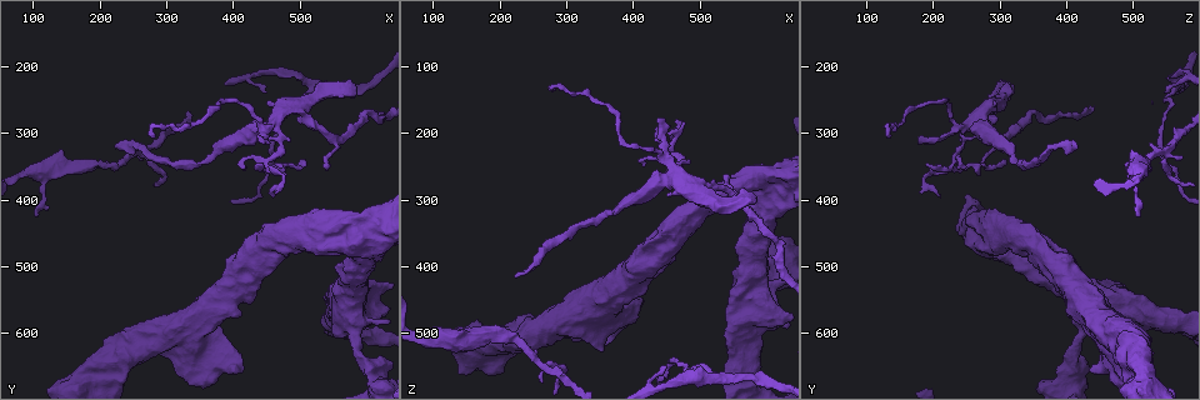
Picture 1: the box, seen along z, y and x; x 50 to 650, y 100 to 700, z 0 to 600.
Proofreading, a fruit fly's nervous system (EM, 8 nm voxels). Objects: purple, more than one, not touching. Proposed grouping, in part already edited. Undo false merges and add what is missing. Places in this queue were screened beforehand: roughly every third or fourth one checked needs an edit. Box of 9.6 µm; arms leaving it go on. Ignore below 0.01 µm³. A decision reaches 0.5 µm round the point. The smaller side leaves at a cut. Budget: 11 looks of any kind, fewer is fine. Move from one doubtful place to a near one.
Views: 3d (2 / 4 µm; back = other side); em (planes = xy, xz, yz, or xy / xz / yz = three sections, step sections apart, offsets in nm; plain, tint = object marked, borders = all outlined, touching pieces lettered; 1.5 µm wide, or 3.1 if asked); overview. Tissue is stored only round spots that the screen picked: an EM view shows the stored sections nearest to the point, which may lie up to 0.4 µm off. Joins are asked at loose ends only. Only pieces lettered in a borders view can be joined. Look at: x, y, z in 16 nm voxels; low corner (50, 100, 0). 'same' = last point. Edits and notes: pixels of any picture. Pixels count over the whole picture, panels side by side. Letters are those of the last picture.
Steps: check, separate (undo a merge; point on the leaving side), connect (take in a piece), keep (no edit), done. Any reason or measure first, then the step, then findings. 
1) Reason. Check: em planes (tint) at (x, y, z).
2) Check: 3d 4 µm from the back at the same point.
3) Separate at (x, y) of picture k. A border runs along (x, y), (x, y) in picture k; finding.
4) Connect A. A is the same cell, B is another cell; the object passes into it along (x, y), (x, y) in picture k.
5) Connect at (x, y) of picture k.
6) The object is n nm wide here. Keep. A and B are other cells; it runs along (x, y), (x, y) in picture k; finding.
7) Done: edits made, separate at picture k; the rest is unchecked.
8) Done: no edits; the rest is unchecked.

Thick turns thin. Check: em xy step 4 (tint) at (135, 345, 510).

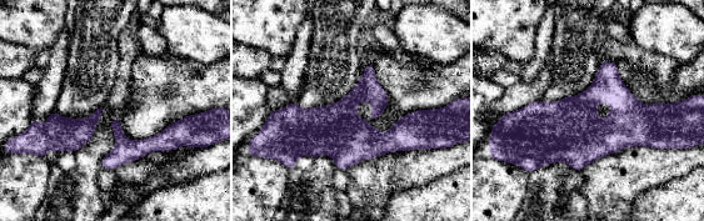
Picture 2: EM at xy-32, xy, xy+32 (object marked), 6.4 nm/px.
Another direction. Check: em planes (tint) at the same point.

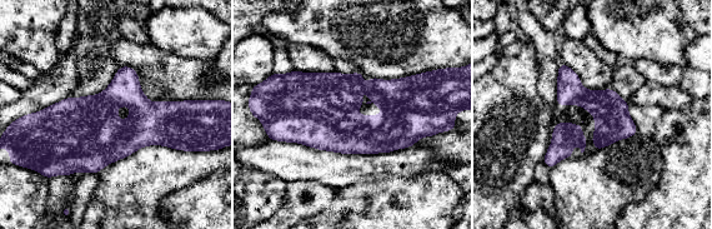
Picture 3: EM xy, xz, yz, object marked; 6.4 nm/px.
See the neighbours. Check: em planes (borders) at the same point.

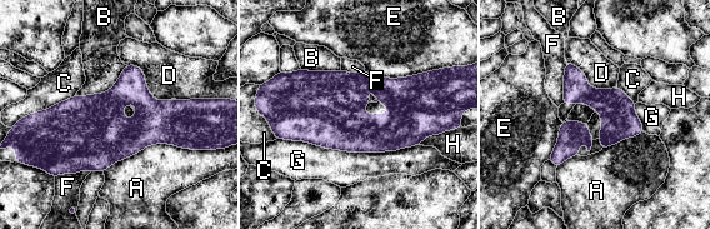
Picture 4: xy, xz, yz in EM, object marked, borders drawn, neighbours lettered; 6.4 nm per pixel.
The longest contact is with G, 900 nm. Keep. A, B, C, D, E, F, G and H are other cells; a border runs along (126, 64), (170, 100) in picture 4; all the same neuron.

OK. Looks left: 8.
End of a long branch. Check: em planes (tint) at (220, 320, 415).

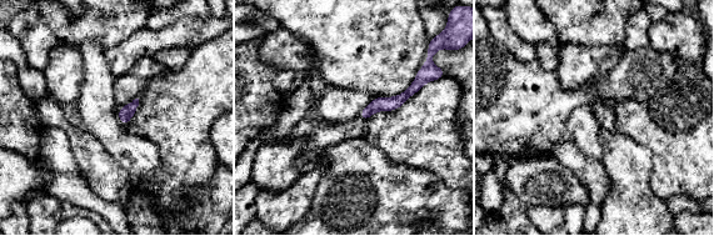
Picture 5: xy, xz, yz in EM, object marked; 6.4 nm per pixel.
Check: em planes (borders) at the same point.

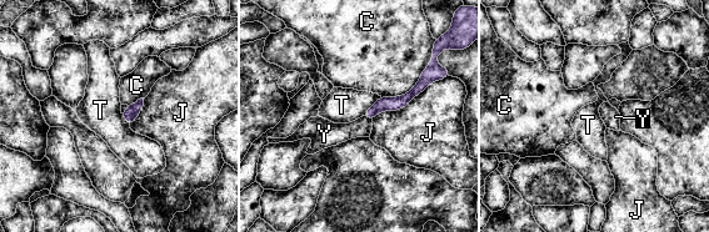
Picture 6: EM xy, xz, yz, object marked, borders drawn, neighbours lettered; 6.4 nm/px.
Connect at (333, 134) of picture 6. Y is the same cell, C, J and T are other cells; the object passes into it along (384, 104), (368, 119), (333, 134) in picture 6; it goes on there.

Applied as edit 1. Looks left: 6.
Redraw. Check: overview.

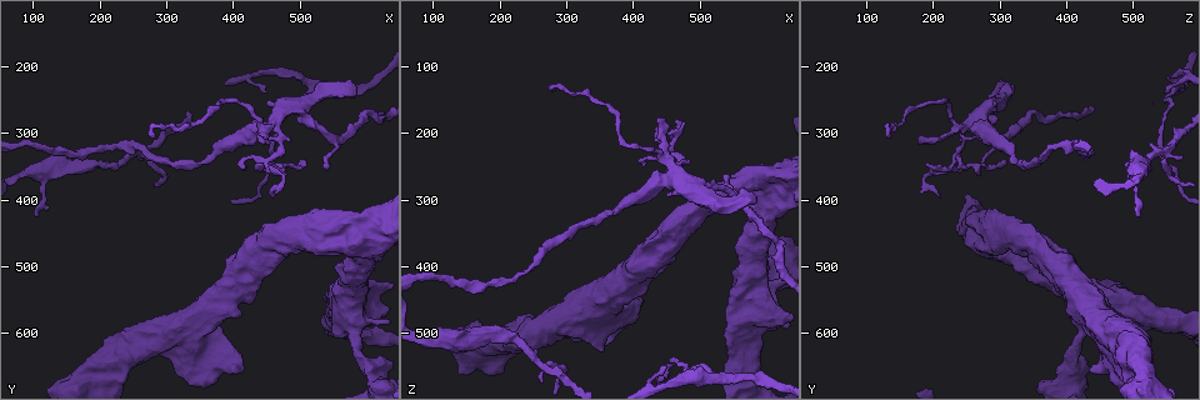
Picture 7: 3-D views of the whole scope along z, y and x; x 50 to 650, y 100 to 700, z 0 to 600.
Check: em planes (tint) at (585, 610, 415).

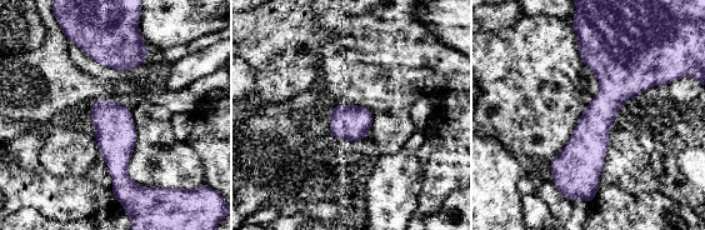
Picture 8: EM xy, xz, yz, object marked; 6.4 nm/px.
Check: em planes (borders) at the same point.

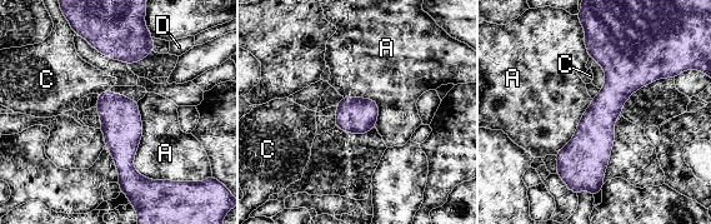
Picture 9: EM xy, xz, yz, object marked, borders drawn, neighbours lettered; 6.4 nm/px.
Keep. A, C and D are other cells; it runs along (591, 35), (614, 59), (599, 185) in picture 9; one neuron here.

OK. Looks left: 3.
Branch stops here. Check: em planes (borders) at (585, 235, 300).

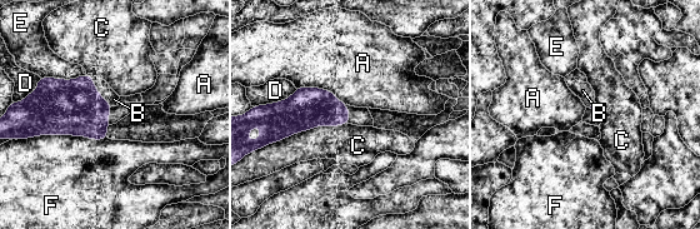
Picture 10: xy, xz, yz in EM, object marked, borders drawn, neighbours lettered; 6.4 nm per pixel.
Connect at (114, 99) of picture 10. B is the same cell, A, C, D, E and F are other cells; the neuron continues.

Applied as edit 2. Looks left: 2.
Tapers out. Check: em planes (plain) at (460, 395, 210).

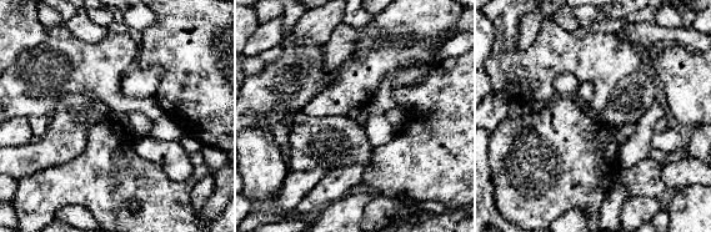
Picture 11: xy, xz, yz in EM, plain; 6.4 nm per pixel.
See the neighbours. Check: em planes (borders) at the same point.

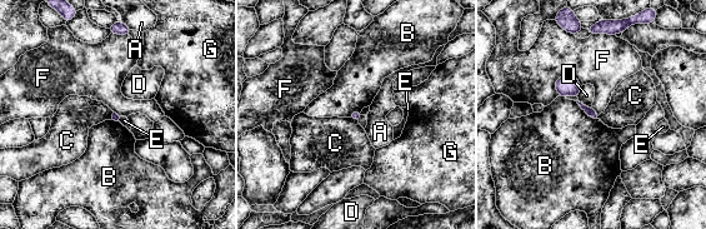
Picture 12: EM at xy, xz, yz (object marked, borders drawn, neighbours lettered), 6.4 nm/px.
Keep. A, B, C, D, E, F and G are other cells; a border runs along (554, 83), (571, 74), (581, 85) in picture 12; no lettered piece goes on from it.

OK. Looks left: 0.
Done: edits made, connect at picture 6, connect at picture 10; the rest is unchecked.

